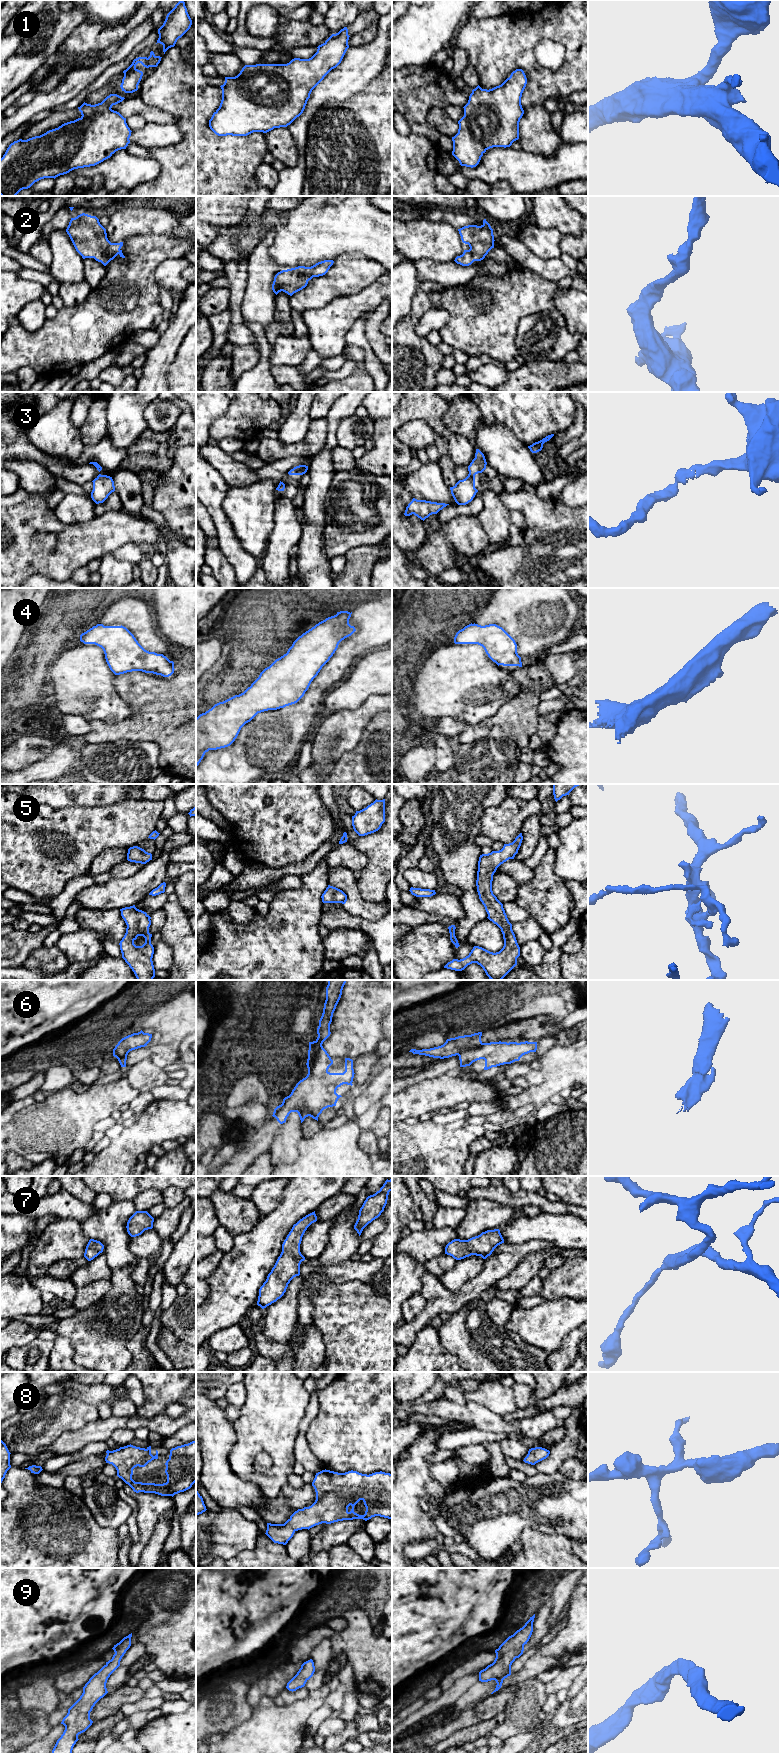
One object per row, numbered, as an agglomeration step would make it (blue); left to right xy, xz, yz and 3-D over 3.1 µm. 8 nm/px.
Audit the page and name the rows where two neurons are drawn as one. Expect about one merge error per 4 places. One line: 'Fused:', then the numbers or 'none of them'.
Fused: 6

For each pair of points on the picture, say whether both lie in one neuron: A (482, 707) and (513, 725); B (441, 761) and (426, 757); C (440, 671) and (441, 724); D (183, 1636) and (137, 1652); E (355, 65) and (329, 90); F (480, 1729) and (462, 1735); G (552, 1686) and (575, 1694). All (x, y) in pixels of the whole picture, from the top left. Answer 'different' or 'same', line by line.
A: different
B: different
C: different
D: different
E: same
F: same
G: different

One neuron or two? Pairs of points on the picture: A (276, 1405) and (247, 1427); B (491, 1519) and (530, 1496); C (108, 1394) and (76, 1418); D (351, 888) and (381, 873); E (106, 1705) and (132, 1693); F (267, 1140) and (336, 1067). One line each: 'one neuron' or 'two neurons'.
A: one neuron
B: one neuron
C: two neurons
D: two neurons
E: one neuron
F: one neuron

